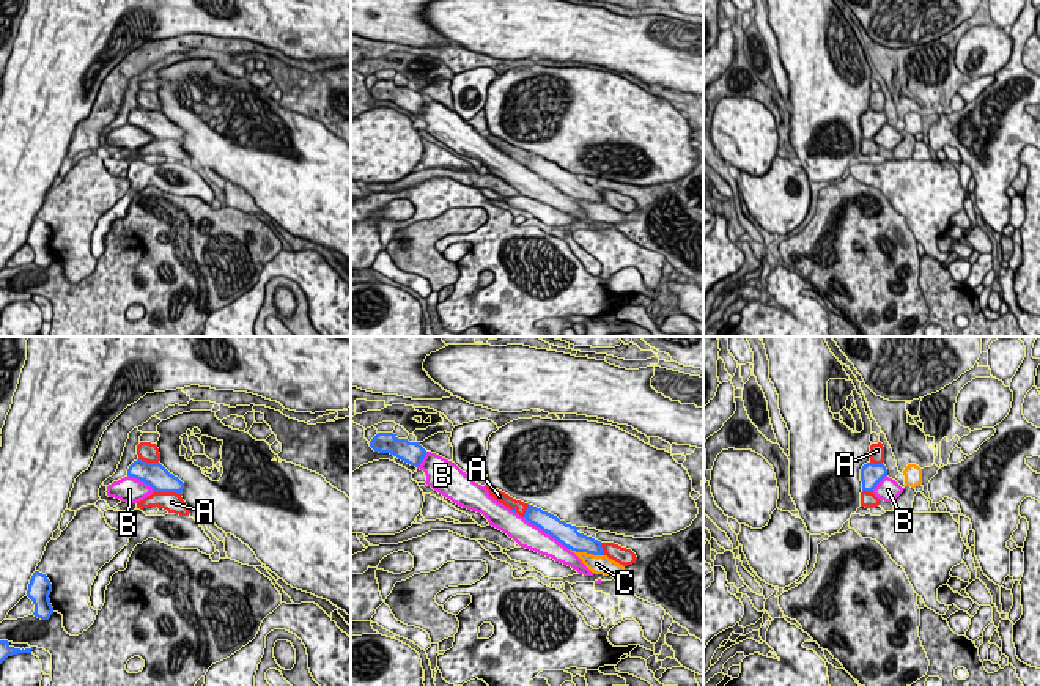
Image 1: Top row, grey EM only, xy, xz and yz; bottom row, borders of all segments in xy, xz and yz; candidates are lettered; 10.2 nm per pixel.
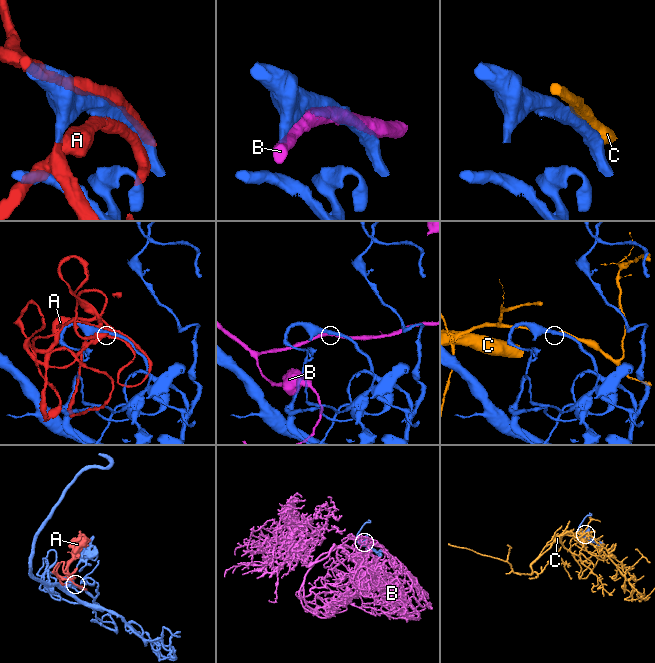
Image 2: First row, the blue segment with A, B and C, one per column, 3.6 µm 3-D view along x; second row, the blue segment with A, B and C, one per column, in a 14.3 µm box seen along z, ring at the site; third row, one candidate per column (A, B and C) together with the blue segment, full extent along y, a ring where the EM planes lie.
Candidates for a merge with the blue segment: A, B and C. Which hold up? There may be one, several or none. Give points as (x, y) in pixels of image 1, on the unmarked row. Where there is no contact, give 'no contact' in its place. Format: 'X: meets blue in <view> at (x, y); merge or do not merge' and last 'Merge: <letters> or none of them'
A: meets blue in xy at (167, 139); merge
B: meets blue in xz at (546, 180); do not merge
C: meets blue in xz at (587, 200); do not merge
Merge: A

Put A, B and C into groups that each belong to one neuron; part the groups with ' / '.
A / B / C

